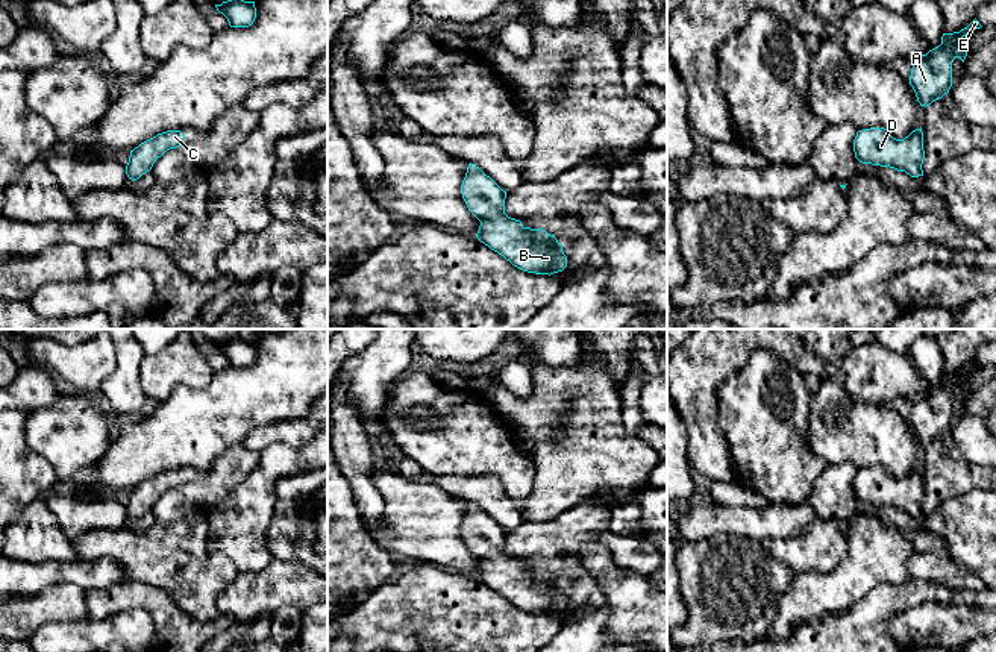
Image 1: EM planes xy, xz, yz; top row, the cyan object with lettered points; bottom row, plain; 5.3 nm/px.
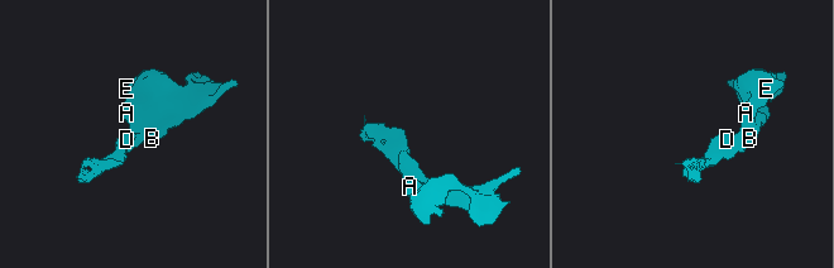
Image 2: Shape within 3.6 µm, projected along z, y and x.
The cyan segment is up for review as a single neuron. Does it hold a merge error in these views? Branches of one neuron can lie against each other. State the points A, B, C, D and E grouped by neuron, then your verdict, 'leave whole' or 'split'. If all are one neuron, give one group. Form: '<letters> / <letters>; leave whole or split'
A B C D E; leave whole

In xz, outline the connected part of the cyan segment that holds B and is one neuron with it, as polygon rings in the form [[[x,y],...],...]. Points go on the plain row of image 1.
[[[468,503],[461,525],[468,550],[481,561],[476,578],[514,607],[535,614],[553,614],[567,607],[567,596],[555,575],[525,567],[505,553],[506,531],[475,503]]]

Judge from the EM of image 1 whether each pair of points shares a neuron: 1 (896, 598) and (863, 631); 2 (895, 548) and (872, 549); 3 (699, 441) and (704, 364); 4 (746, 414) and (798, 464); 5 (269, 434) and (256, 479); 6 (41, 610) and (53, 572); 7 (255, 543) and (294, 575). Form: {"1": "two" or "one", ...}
{"1": "one", "2": "one", "3": "one", "4": "one", "5": "two", "6": "two", "7": "two"}

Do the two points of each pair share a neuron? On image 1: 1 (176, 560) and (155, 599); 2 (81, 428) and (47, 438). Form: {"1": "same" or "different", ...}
{"1": "different", "2": "same"}

